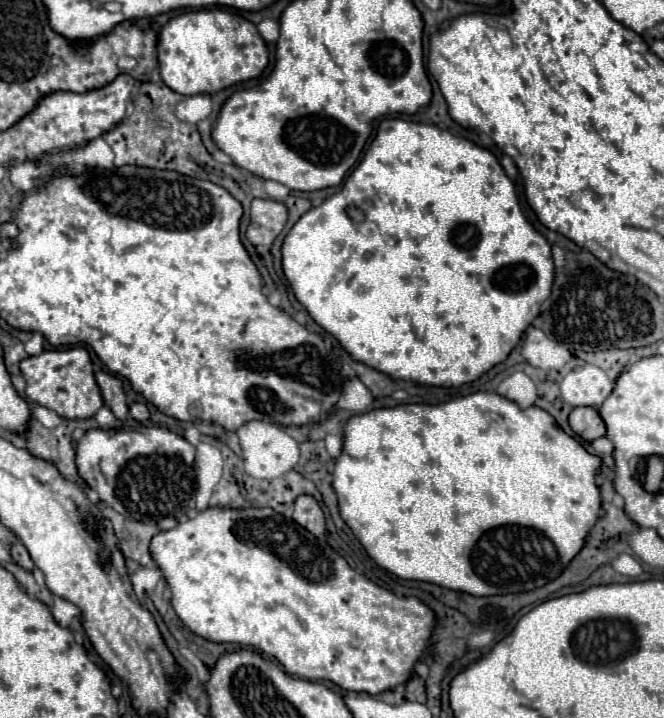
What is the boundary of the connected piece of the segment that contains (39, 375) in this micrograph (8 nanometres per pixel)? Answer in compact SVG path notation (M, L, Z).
M82 346L44 350L38 356L28 356L20 362L20 370L26 380L26 398L54 410L62 418L92 418L104 406L102 392L94 380L90 354Z

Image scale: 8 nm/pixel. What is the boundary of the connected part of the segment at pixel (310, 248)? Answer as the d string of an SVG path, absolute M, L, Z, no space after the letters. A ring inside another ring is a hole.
M382 120L378 126L378 134L370 144L364 160L358 168L348 176L344 188L330 196L318 208L308 210L288 232L282 244L282 268L286 278L292 284L292 290L300 304L310 312L310 316L320 324L326 332L330 332L344 350L350 352L354 360L360 360L394 380L414 380L428 386L462 386L466 382L478 380L492 366L504 362L514 346L520 342L526 328L540 314L540 304L550 296L554 282L554 262L548 240L538 234L532 224L524 218L516 190L512 180L506 176L504 168L496 160L496 156L476 146L470 140L458 138L448 130L440 130L438 126L426 126L406 120ZM350 206L358 206L364 212L362 222L354 222L348 214Z

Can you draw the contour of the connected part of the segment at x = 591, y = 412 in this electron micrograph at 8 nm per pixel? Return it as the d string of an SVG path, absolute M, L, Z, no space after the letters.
M592 406L574 408L568 420L570 420L570 428L588 442L606 434L606 424L602 422L602 416L598 414L598 410Z

